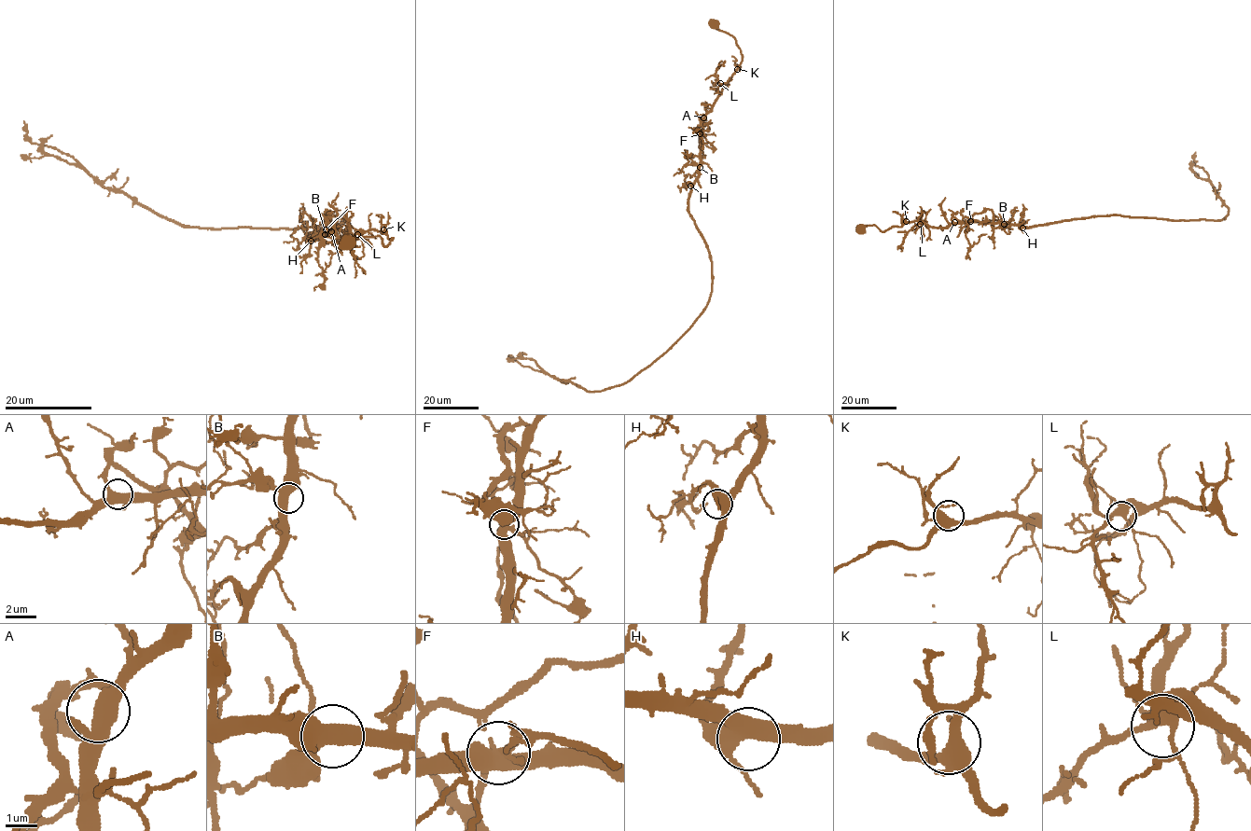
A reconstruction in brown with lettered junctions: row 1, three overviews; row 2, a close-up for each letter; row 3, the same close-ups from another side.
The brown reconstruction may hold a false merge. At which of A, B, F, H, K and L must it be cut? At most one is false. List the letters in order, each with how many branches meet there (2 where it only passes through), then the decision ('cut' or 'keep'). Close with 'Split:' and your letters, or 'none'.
A: branches 4; keep
B: branches 4; keep
F: branches 6; cut
H: branches 4; keep
K: branches 4; keep
L: branches 5; keep
Split: F

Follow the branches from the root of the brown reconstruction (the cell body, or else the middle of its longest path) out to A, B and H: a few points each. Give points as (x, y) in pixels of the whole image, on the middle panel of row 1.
A: (714, 23), (714, 27), (735, 38), (742, 62), (703, 117)
B: (714, 23), (714, 27), (735, 38), (742, 62), (705, 115), (701, 135), (700, 167)
H: (714, 23), (714, 27), (735, 38), (742, 62), (705, 115), (701, 135), (700, 175), (690, 186)

